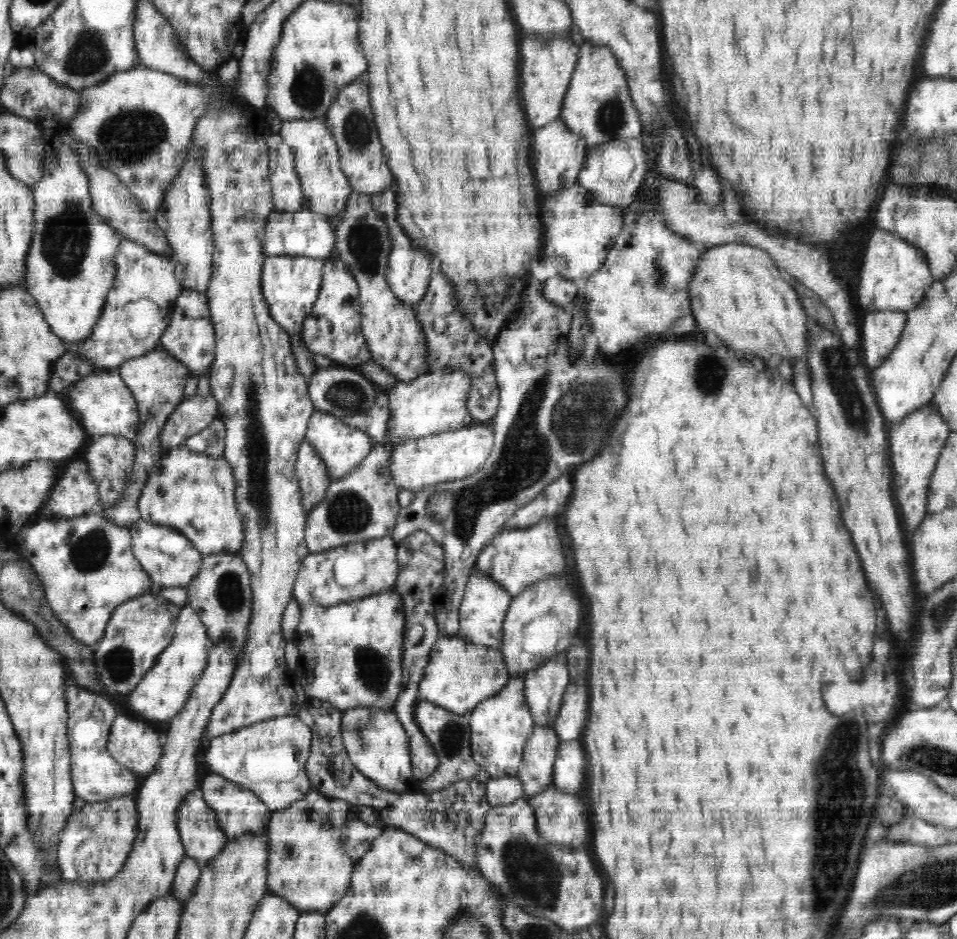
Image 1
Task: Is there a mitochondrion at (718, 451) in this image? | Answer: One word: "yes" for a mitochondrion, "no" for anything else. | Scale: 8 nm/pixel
no

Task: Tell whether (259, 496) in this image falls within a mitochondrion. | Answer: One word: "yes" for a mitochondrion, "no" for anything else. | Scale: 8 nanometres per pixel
yes

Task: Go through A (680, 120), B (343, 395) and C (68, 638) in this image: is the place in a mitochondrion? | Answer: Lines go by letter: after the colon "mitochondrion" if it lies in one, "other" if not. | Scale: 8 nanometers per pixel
A: other
B: mitochondrion
C: other

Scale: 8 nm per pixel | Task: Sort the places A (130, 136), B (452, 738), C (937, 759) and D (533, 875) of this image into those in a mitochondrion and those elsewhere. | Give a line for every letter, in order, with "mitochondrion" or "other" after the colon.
A: mitochondrion
B: mitochondrion
C: mitochondrion
D: mitochondrion

